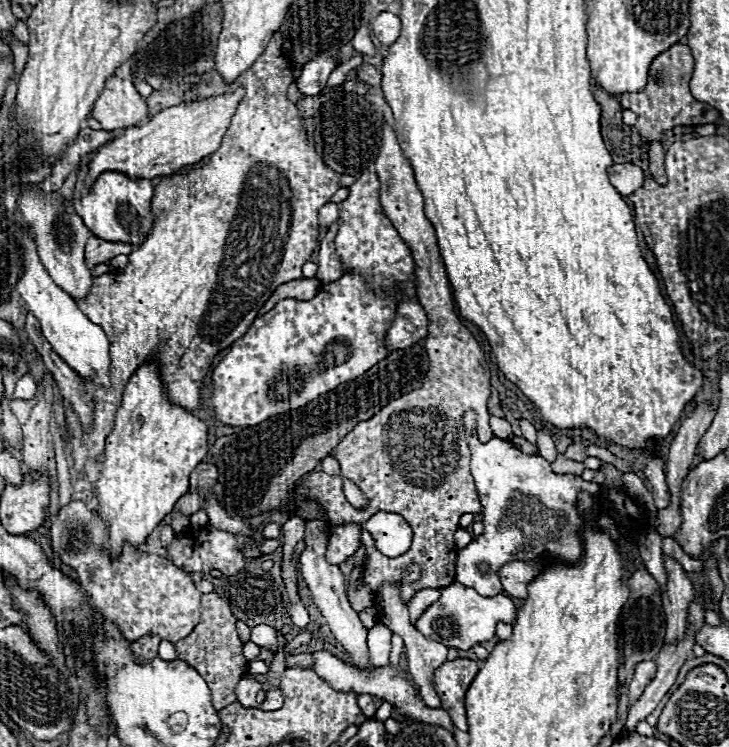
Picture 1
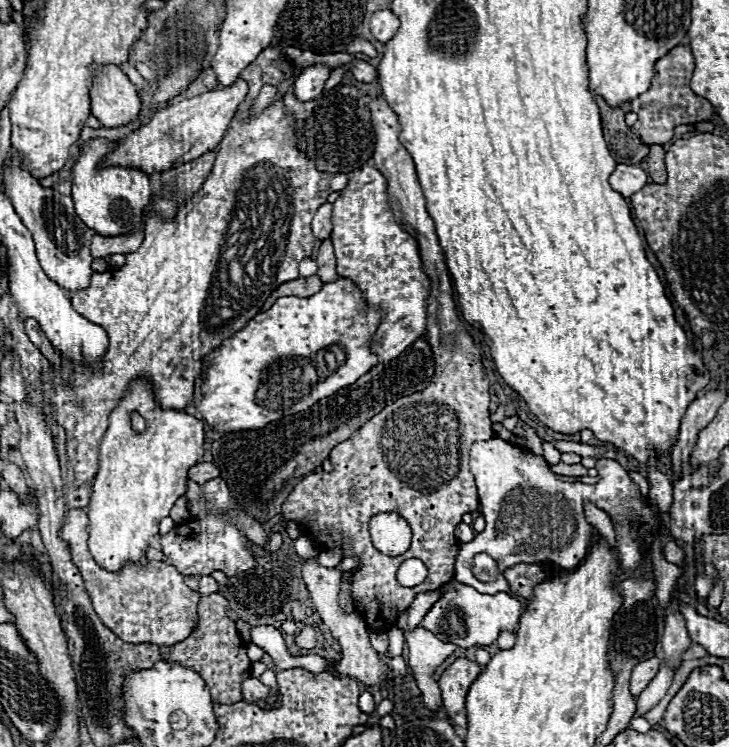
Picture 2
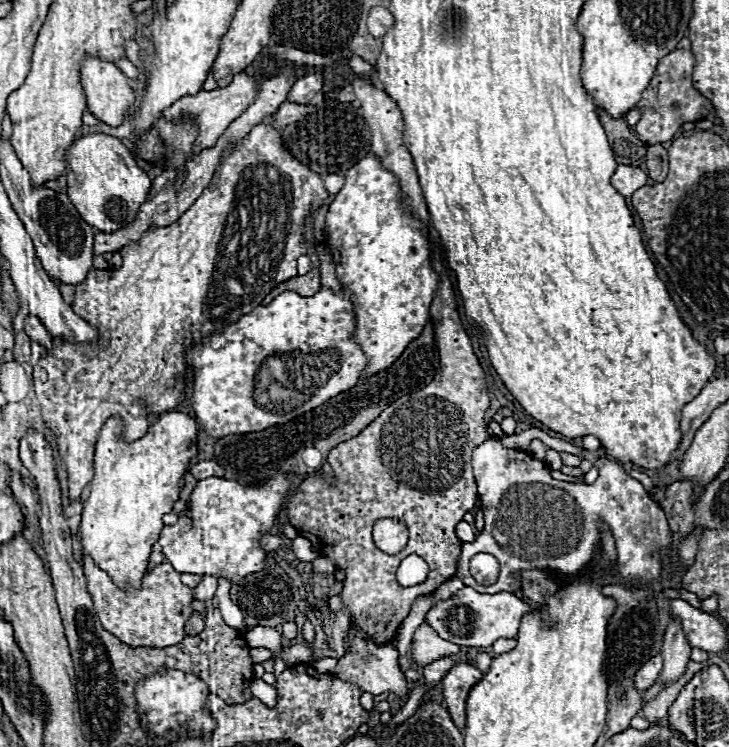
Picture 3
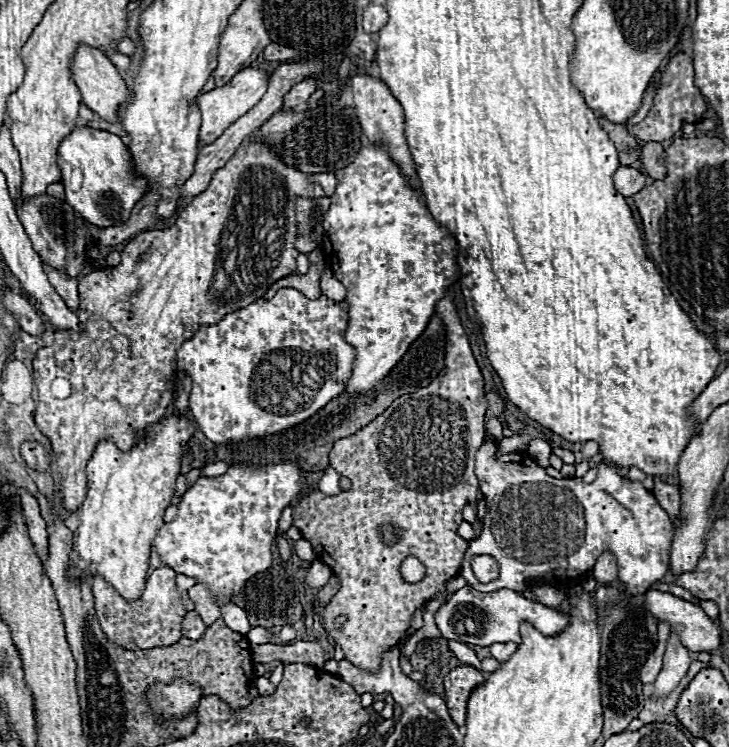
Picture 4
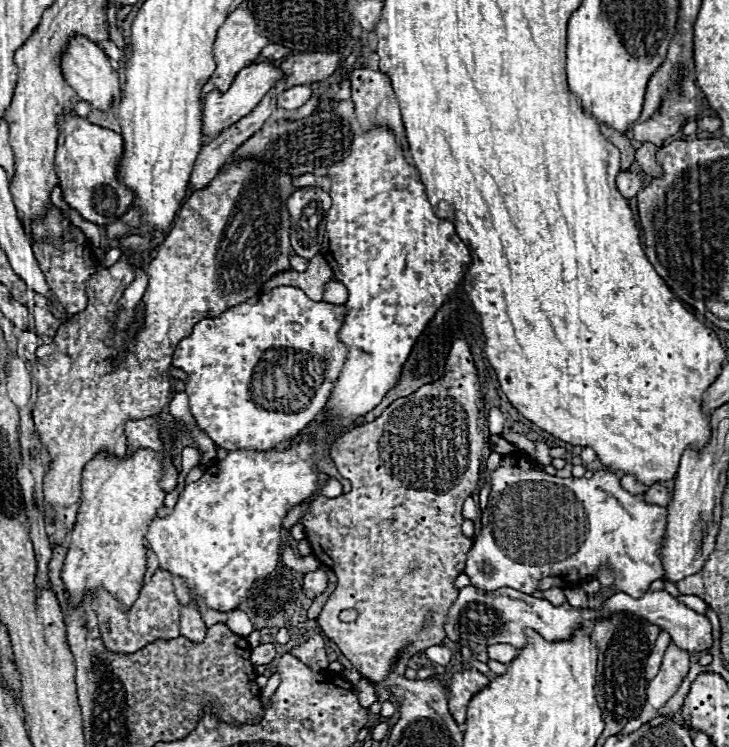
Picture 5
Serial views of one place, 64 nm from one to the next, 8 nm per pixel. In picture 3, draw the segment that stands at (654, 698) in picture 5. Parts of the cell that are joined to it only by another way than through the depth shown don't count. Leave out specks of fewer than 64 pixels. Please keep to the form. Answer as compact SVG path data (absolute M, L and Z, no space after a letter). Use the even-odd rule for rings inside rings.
M670 618L668 628L664 632L662 658L664 658L664 668L662 668L664 684L678 680L678 676L684 674L686 664L690 660L690 644L686 640L686 634L682 632L682 626L674 618Z

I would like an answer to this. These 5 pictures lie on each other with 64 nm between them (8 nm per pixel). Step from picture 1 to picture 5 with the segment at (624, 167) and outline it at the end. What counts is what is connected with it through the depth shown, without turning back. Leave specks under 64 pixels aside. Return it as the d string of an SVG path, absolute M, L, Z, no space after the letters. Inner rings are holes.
M620 172L616 176L616 186L624 198L634 198L644 188L644 182L634 172Z

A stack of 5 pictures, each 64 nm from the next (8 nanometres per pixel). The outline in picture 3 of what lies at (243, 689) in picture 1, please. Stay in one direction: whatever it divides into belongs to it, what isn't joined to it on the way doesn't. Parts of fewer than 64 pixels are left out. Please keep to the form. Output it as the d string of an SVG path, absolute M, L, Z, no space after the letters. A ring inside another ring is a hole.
M252 680L250 682L250 692L254 698L266 702L268 706L276 704L276 690L272 686L268 686L264 680Z

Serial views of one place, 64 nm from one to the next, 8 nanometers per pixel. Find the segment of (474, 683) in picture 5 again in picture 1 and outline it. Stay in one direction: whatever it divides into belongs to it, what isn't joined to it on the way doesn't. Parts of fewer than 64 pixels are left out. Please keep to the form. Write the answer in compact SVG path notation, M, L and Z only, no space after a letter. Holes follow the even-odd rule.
M456 658L452 662L444 662L434 672L434 688L442 700L442 708L450 714L452 722L460 730L468 730L466 724L466 708L464 708L464 696L478 674L478 664L468 658Z

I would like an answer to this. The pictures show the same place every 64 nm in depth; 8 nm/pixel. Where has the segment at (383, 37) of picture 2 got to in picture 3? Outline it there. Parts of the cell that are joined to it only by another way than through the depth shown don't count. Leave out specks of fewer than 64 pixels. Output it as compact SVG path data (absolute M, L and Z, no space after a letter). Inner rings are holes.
M372 8L370 16L368 16L368 32L374 38L382 38L390 28L394 26L394 16L390 14L388 8Z

